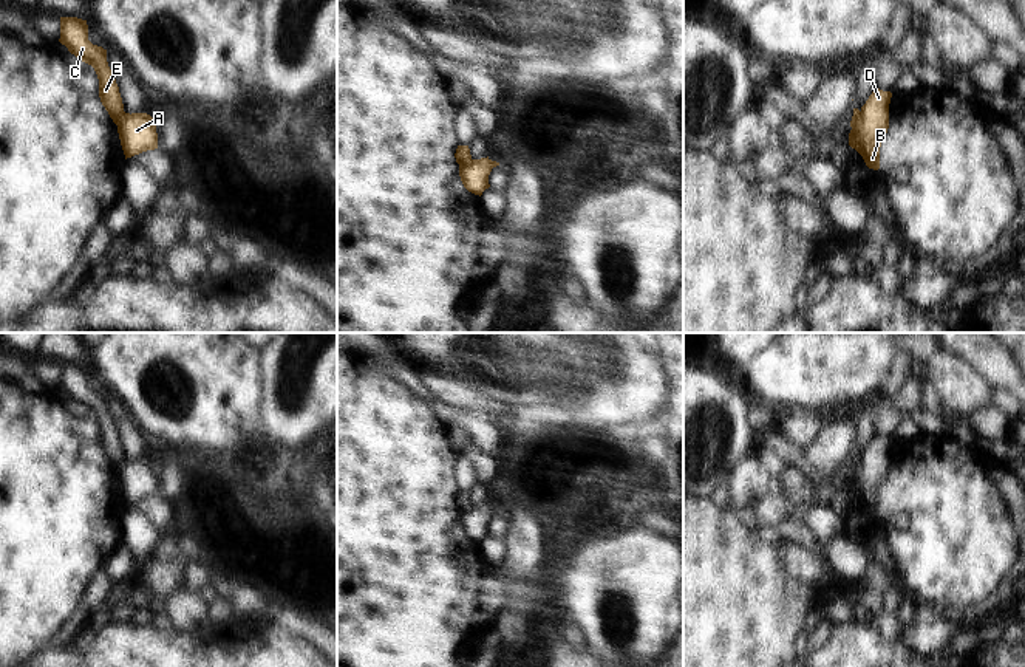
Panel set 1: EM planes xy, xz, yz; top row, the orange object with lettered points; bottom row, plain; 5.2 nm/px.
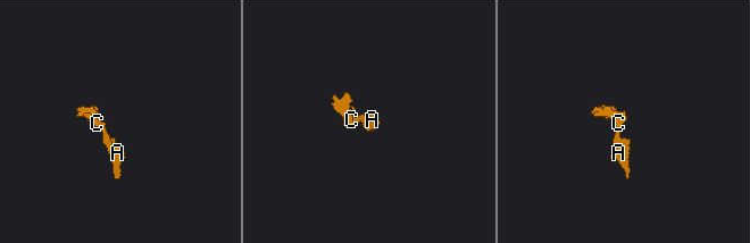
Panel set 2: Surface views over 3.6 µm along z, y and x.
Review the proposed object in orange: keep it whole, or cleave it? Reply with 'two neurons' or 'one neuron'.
two neurons

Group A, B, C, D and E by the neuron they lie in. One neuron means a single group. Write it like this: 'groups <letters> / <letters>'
groups A B D / C E

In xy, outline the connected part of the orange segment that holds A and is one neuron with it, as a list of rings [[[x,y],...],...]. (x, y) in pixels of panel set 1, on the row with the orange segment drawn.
[[[124,113],[117,133],[125,159],[158,149],[155,119],[147,113]]]

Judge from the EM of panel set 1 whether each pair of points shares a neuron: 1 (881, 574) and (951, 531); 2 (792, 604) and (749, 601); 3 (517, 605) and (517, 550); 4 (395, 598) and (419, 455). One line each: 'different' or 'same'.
1: different
2: same
3: same
4: same

